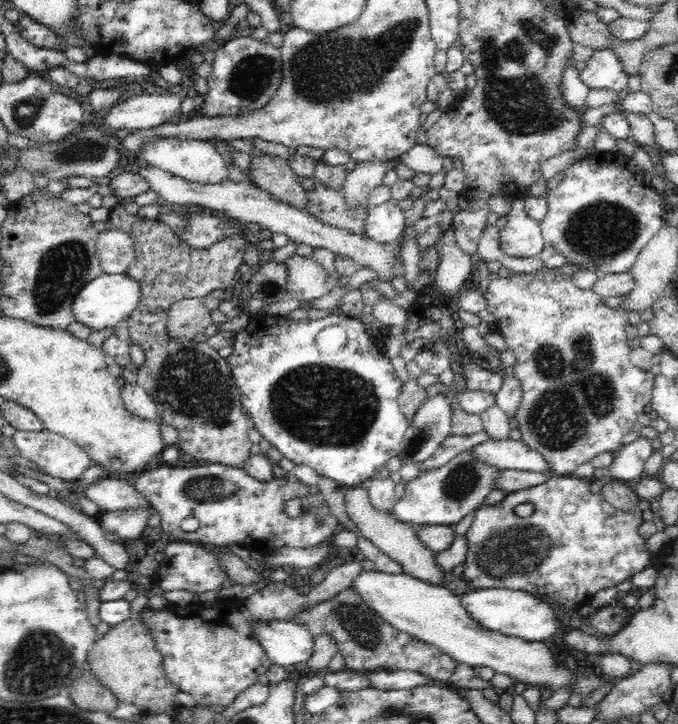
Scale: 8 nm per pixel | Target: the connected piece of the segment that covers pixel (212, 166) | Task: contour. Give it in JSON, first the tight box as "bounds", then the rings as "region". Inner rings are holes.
{"bounds":[137,138,229,184],"region":[[[154,138],[150,144],[144,146],[142,152],[137,153],[142,156],[148,165],[156,166],[172,173],[173,176],[186,181],[198,184],[221,184],[229,180],[228,168],[220,152],[214,147],[213,141],[200,140],[178,140],[177,138]]]}

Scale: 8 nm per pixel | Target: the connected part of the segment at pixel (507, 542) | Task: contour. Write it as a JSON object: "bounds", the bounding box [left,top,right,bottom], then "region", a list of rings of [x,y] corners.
{"bounds":[464,474,657,616],"region":[[[550,474],[550,478],[545,483],[538,484],[532,488],[523,488],[522,490],[507,493],[503,500],[490,505],[489,507],[480,506],[475,512],[474,521],[465,534],[468,540],[468,553],[465,557],[466,570],[464,578],[474,586],[474,589],[488,588],[508,588],[509,590],[524,591],[533,596],[542,596],[546,600],[554,602],[558,608],[562,608],[564,616],[572,614],[574,604],[586,602],[592,594],[601,590],[618,586],[624,580],[628,580],[648,567],[656,565],[657,556],[650,552],[647,540],[640,537],[639,528],[643,524],[643,511],[638,508],[616,509],[601,493],[594,493],[590,490],[592,481],[589,479],[576,478],[569,475],[558,476]]]}

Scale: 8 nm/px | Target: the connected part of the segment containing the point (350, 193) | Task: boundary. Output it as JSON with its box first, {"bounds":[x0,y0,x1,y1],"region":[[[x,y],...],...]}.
{"bounds":[343,160,392,205],"region":[[[370,160],[358,162],[349,167],[349,172],[343,183],[343,194],[350,205],[360,205],[380,185],[383,185],[384,176],[392,167],[392,160]]]}

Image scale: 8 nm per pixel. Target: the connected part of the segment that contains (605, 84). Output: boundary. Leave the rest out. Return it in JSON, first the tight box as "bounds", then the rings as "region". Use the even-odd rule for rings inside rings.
{"bounds":[580,49,628,95],"region":[[[610,49],[594,51],[586,68],[580,71],[580,81],[590,90],[614,90],[623,95],[628,91],[628,79],[616,51]]]}

